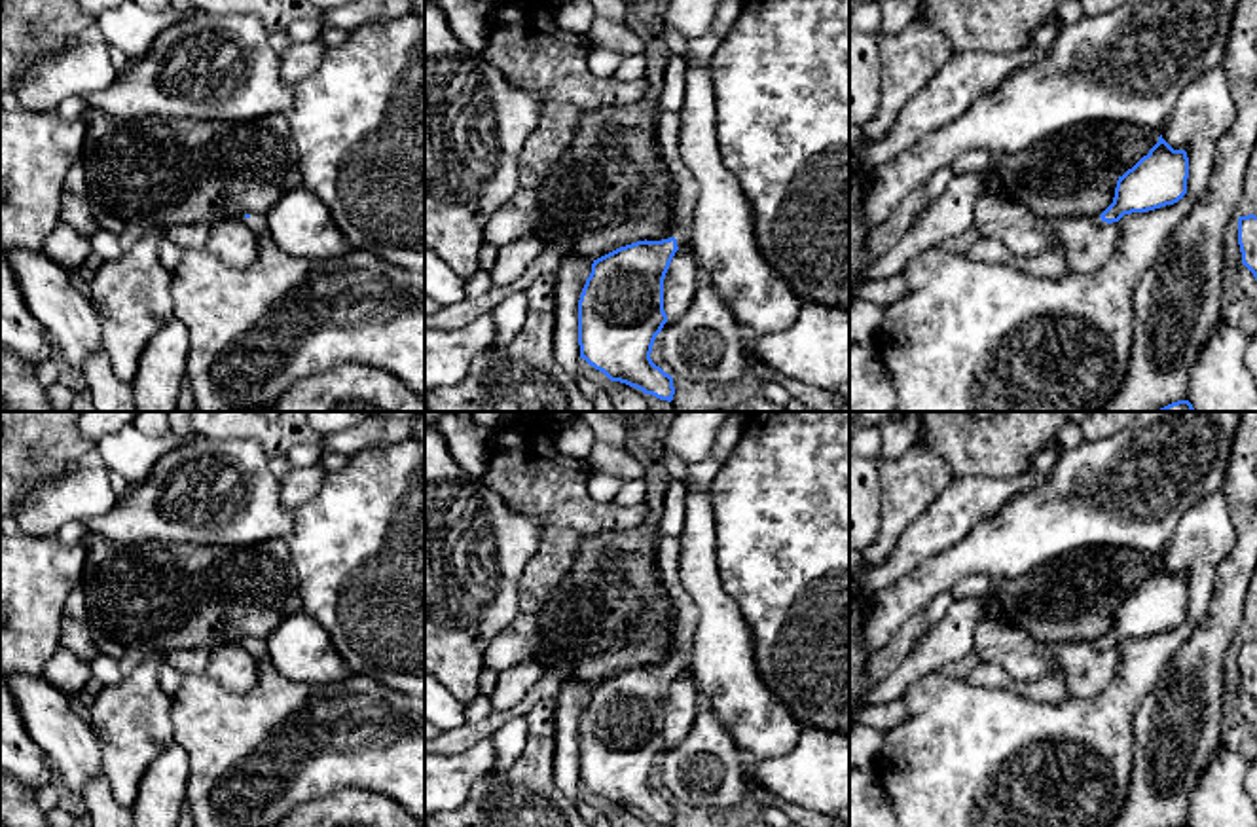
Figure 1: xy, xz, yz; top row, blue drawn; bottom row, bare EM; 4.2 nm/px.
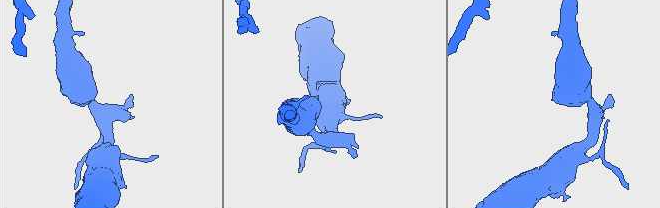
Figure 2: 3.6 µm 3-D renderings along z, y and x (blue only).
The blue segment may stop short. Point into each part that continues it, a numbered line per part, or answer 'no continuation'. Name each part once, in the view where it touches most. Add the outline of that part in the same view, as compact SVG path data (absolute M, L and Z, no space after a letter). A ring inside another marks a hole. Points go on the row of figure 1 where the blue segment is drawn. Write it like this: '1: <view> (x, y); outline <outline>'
1: xz (681, 234); outline M683 224L669 237L675 237L677 247L683 248L683 247L690 245L690 228L686 224Z

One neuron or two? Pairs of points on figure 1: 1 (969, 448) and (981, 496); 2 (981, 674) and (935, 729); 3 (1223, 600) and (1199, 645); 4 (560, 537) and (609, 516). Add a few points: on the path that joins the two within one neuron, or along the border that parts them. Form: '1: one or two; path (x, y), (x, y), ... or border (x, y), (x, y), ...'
1: two; border (1020, 473), (1009, 478), (954, 480)
2: two; border (962, 678), (975, 685), (1015, 693)
3: one; path (1223, 611), (1223, 621), (1210, 634)
4: one; path (571, 526), (581, 516), (598, 516)

